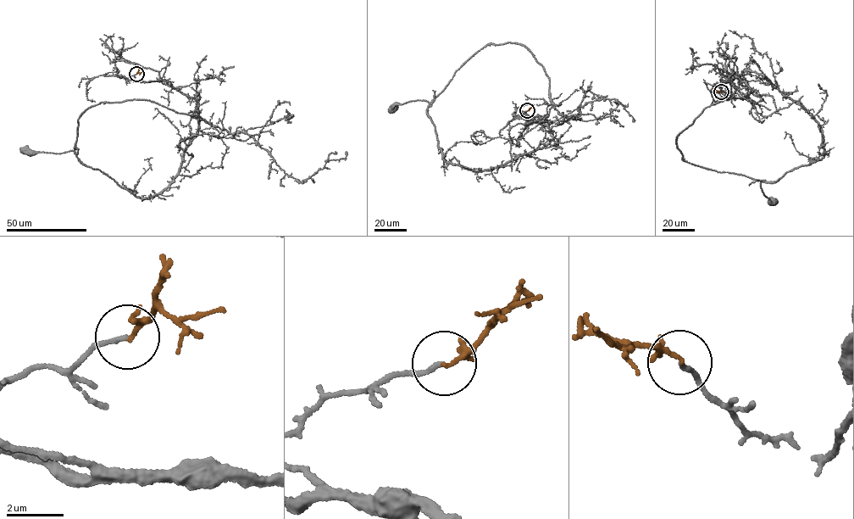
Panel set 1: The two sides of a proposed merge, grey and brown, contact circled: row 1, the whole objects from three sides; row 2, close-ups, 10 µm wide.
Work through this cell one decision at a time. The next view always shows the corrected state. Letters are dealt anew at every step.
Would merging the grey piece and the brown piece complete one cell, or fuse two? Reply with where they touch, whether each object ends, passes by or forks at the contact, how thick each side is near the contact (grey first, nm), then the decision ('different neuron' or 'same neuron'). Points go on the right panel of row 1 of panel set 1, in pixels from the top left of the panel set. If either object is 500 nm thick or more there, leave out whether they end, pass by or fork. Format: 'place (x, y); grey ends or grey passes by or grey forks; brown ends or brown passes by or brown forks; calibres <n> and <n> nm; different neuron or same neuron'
place (721, 92); grey ends; brown ends; calibres 140 and 130 nm; same neuron

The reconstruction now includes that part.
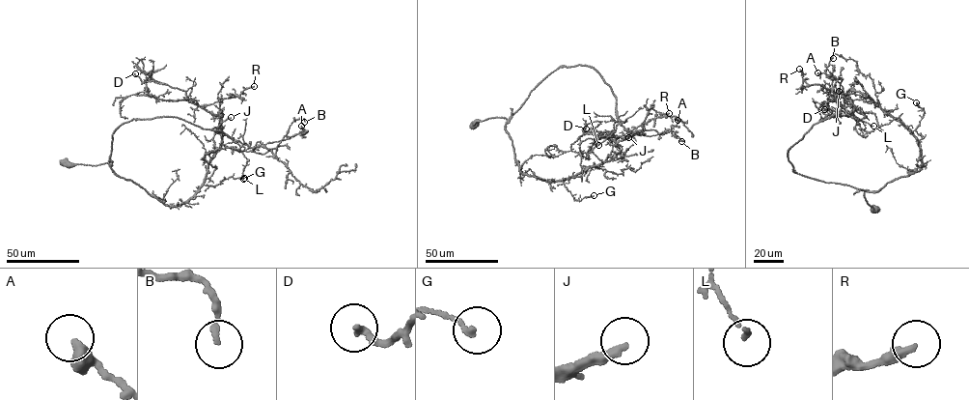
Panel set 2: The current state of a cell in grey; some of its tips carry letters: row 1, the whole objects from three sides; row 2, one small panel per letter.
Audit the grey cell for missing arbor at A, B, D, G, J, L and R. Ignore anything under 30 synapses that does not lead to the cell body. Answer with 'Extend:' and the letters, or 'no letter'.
Extend: J

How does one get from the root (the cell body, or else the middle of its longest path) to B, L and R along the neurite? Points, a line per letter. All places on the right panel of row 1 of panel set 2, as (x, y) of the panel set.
B: (877, 211), (865, 190), (793, 172), (788, 160), (813, 126), (844, 106), (827, 68), (833, 58)
L: (877, 211), (865, 192), (922, 166), (918, 141), (899, 118), (869, 131), (848, 114), (873, 126)
R: (877, 211), (865, 192), (920, 170), (916, 137), (859, 92), (839, 97), (819, 84), (803, 86), (799, 69)

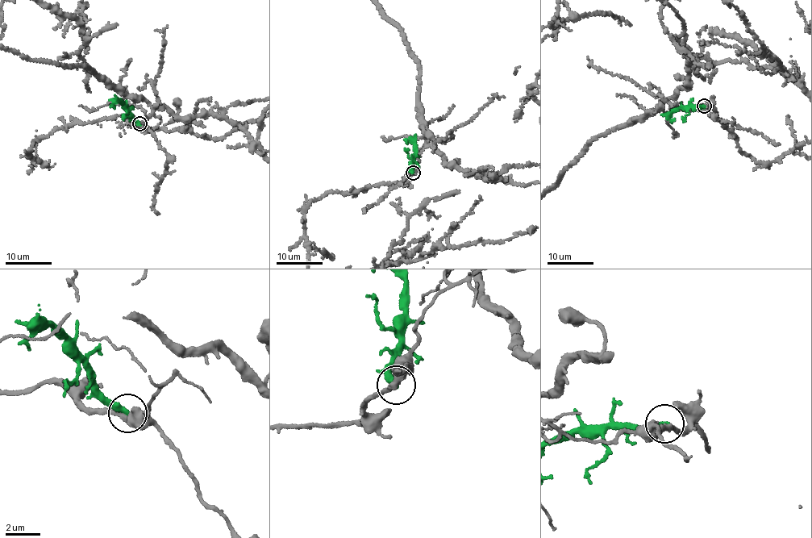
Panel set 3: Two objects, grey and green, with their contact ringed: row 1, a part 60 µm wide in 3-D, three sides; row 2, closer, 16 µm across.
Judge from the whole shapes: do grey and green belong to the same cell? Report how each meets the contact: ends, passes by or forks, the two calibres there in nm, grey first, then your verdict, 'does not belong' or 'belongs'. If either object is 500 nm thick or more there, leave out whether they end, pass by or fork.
grey passes by; green ends there; 360 nm thick on the grey side, 360 nm on the other; does not belong

